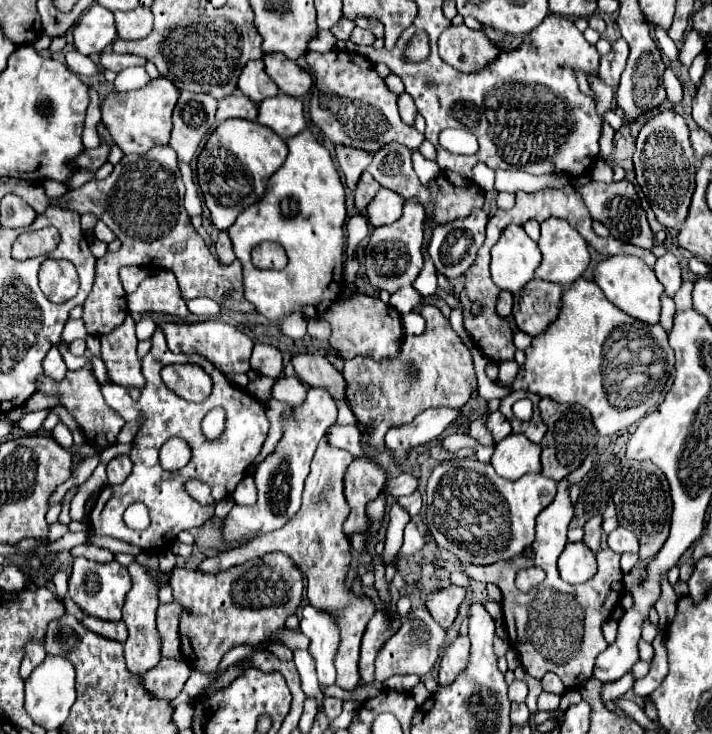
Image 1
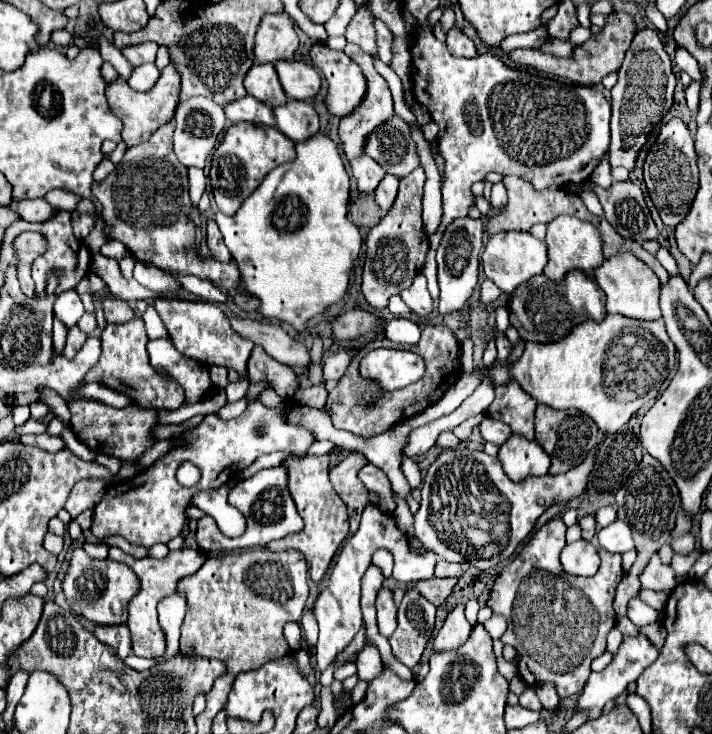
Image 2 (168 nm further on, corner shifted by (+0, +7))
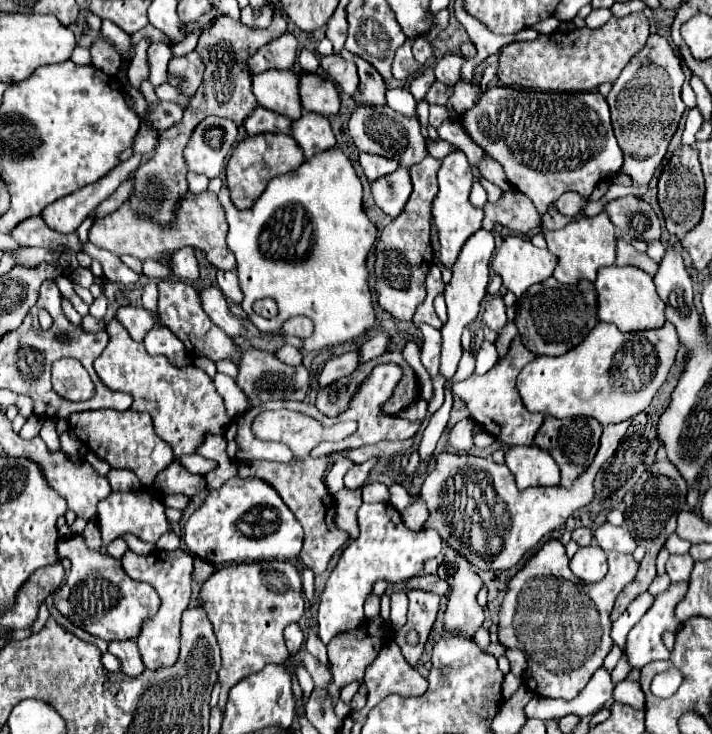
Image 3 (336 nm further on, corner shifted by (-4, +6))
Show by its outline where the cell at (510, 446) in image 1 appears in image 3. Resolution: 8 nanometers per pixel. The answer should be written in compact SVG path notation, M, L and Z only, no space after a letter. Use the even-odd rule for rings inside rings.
M537 445L509 447L505 453L505 465L515 475L517 487L557 487L561 485L559 467L553 457Z

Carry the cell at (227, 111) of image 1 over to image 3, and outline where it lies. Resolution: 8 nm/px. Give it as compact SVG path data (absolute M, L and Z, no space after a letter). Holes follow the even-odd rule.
M257 107L245 121L245 131L249 137L259 135L259 133L285 133L289 135L291 129L291 119L285 115L267 111L263 107Z

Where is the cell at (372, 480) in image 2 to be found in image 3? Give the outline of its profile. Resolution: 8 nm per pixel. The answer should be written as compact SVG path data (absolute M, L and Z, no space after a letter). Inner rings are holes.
M371 463L353 465L353 467L345 473L345 487L347 487L347 489L359 489L361 485L365 485L365 481L367 481L367 477L369 477L369 469L371 469Z

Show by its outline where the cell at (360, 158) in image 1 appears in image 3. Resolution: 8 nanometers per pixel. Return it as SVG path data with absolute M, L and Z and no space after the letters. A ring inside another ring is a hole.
M345 49L341 51L341 57L353 61L357 65L359 87L357 87L357 93L353 93L353 99L359 99L361 103L367 103L367 105L385 105L387 85L385 85L383 77L377 73L377 69L373 69L365 59L361 59Z

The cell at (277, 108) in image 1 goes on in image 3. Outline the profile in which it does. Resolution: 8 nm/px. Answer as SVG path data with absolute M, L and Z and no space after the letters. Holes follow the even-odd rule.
M303 113L301 119L293 121L291 135L299 143L307 159L335 147L335 135L331 131L329 119L317 113Z

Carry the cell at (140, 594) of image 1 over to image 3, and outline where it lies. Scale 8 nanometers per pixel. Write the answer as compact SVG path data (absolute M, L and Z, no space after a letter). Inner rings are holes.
M183 549L175 551L153 551L145 557L127 551L121 559L125 573L133 581L147 581L157 595L161 597L161 609L157 617L151 617L143 623L143 629L137 637L137 645L147 669L161 669L171 667L177 663L179 657L179 637L181 637L181 613L187 609L191 599L191 573L193 573L193 557Z

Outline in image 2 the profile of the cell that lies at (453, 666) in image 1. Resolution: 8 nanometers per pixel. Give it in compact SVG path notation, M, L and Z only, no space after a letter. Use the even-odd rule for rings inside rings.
M459 604L449 612L443 628L435 636L435 652L457 650L461 644L465 644L469 632L471 632L471 624L463 616L463 604Z

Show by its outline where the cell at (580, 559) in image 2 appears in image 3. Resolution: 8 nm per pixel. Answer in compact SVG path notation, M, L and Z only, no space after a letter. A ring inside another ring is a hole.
M595 543L589 547L579 547L571 559L571 571L585 583L597 583L607 573L607 555Z

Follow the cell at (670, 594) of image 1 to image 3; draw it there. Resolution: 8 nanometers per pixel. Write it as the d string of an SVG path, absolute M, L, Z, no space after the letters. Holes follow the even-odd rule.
M673 533L673 535L667 539L665 547L669 549L669 553L687 553L689 547L691 547L691 543L689 543L689 541L683 541L681 537L677 537L677 535Z

